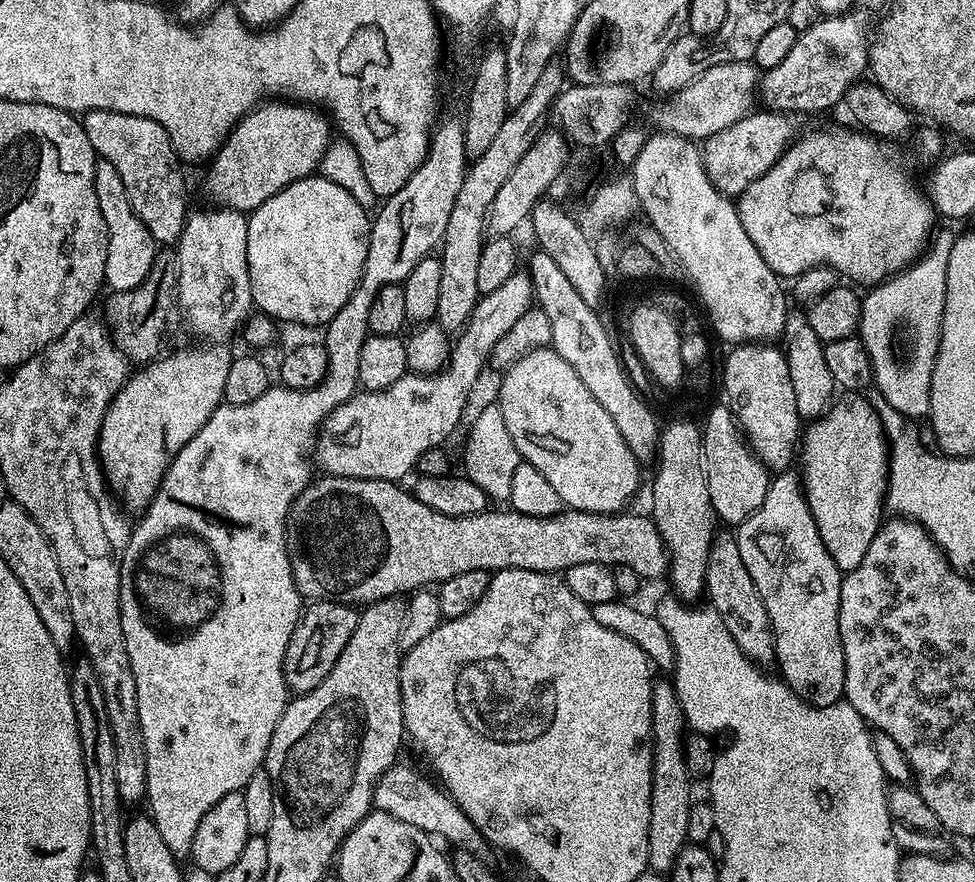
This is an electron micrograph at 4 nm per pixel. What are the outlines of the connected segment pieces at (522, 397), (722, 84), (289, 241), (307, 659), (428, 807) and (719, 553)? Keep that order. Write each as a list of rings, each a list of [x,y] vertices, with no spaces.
[[[551,347],[535,348],[533,352],[527,352],[518,362],[511,364],[503,373],[503,376],[504,381],[500,384],[498,403],[502,416],[505,418],[506,429],[514,440],[514,446],[517,447],[521,461],[534,466],[535,470],[540,471],[542,477],[554,486],[554,491],[558,494],[562,504],[569,509],[577,512],[606,512],[609,514],[627,509],[629,507],[628,499],[635,494],[636,487],[640,484],[641,461],[634,458],[630,446],[626,446],[622,434],[618,434],[618,426],[614,426],[614,418],[610,418],[610,414],[606,414],[606,410],[602,410],[602,406],[598,406],[598,398],[594,398],[594,394],[590,394],[590,390],[586,390],[586,386],[582,386],[582,378],[578,378],[578,374],[574,374],[574,366],[570,366],[570,362],[566,362],[566,358],[559,356]]]
[[[746,60],[710,66],[710,70],[694,78],[681,92],[673,92],[665,100],[668,101],[656,112],[660,132],[672,132],[693,142],[709,140],[753,111],[752,103],[758,100],[758,68]]]
[[[313,174],[307,176],[305,180],[286,186],[283,191],[274,194],[262,206],[258,206],[255,212],[248,216],[248,273],[252,283],[252,303],[265,316],[271,316],[277,321],[289,320],[292,324],[320,324],[326,326],[346,306],[346,302],[352,297],[352,291],[360,282],[360,277],[364,275],[364,263],[368,253],[368,242],[370,239],[370,216],[359,202],[342,186],[330,182],[323,174]]]
[[[318,600],[303,609],[284,659],[284,677],[289,693],[303,694],[321,684],[326,674],[330,674],[334,662],[338,662],[338,654],[346,650],[346,642],[350,642],[350,634],[354,634],[359,617],[360,612],[353,605],[333,600]]]
[[[403,762],[397,763],[390,770],[386,770],[386,774],[382,774],[382,778],[376,783],[372,803],[379,811],[394,814],[394,818],[401,822],[410,822],[410,826],[418,826],[418,830],[439,838],[445,845],[452,844],[453,849],[465,848],[470,854],[481,858],[487,857],[490,845],[476,829],[474,822],[466,818],[466,814],[453,802],[451,796],[429,780],[414,769],[407,768]]]
[[[728,530],[717,531],[710,546],[710,558],[706,566],[706,582],[704,590],[710,606],[722,618],[726,630],[730,630],[730,638],[746,654],[746,658],[757,666],[768,666],[776,658],[776,643],[770,626],[770,618],[766,614],[766,606],[762,602],[762,594],[758,594],[758,586],[754,586],[754,578],[750,578],[750,570],[746,570],[746,562],[742,562],[742,554],[738,550],[735,535]]]

